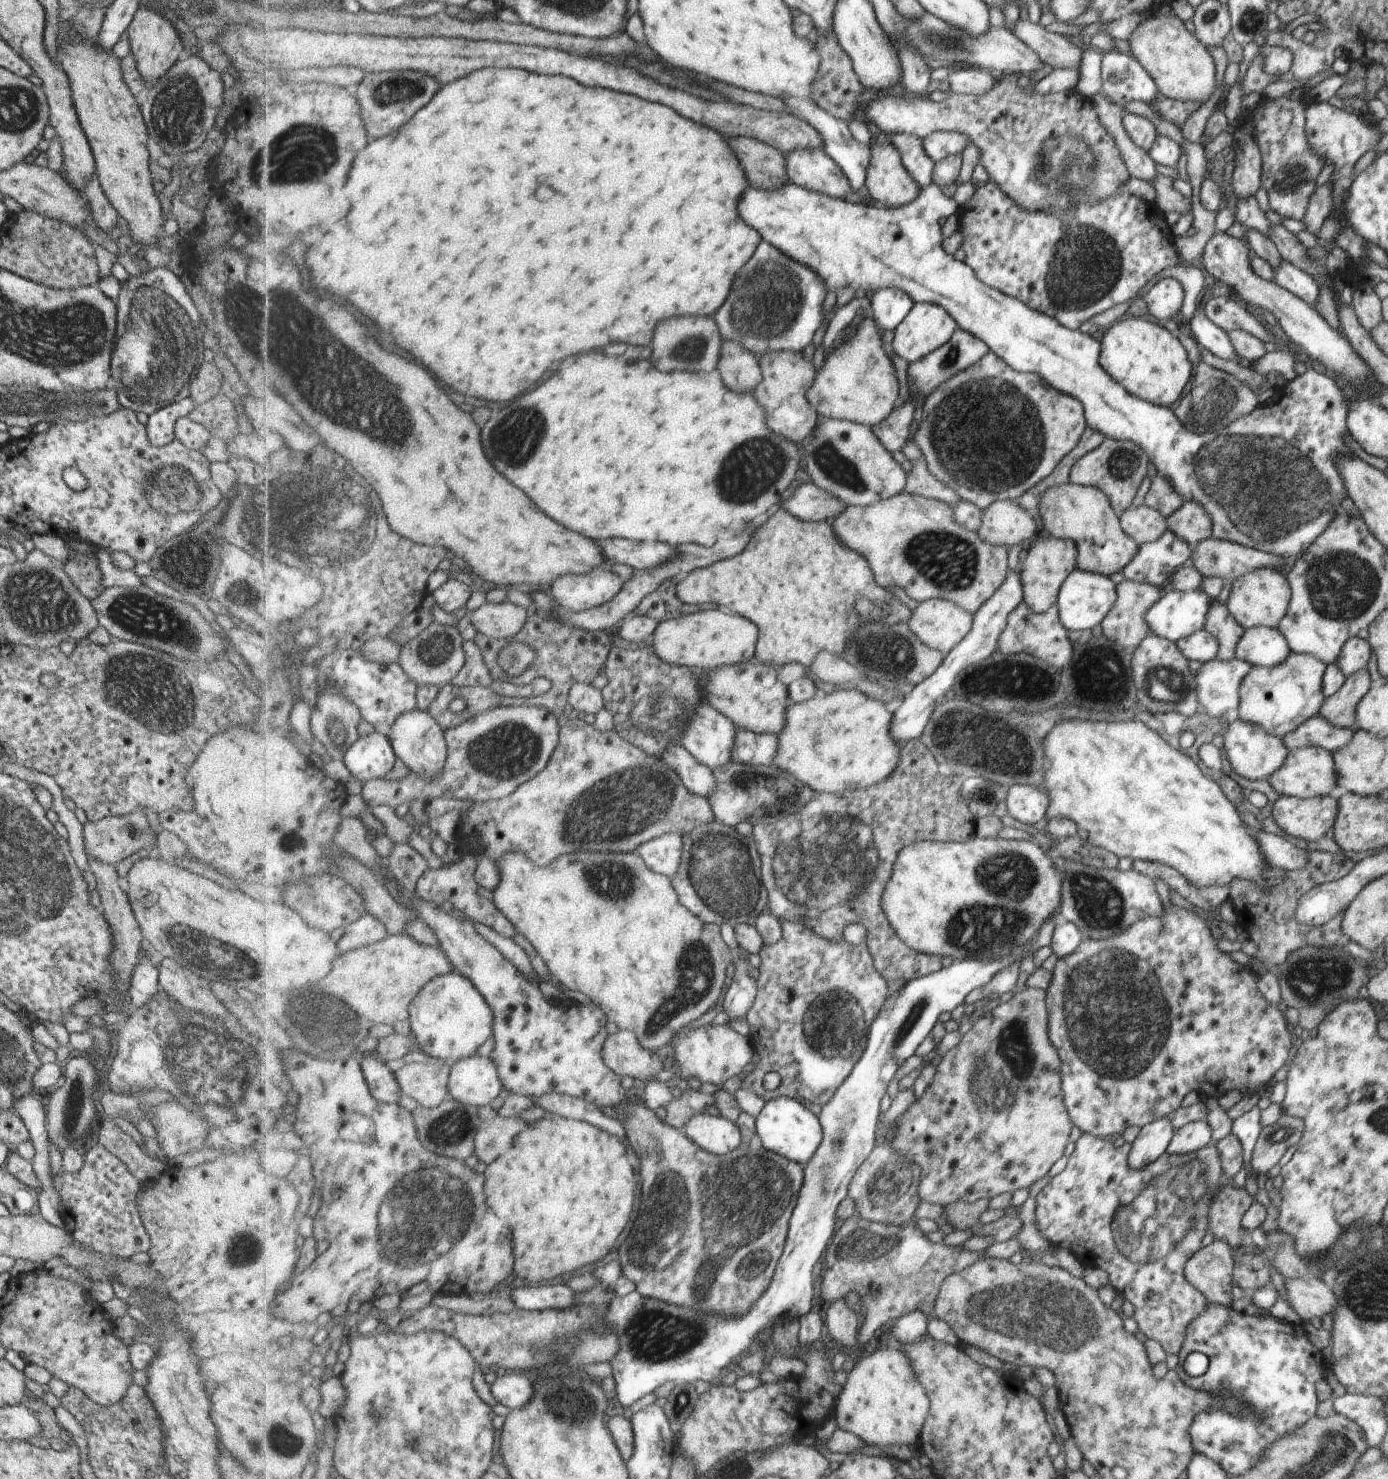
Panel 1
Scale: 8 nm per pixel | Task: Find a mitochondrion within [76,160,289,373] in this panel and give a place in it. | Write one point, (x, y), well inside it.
(148, 308)

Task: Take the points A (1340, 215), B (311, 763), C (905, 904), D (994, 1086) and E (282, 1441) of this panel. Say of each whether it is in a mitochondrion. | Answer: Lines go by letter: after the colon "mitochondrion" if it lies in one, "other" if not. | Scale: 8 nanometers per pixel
A: other
B: other
C: other
D: mitochondrion
E: mitochondrion

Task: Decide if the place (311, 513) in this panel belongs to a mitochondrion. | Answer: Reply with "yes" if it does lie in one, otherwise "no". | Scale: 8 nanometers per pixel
yes

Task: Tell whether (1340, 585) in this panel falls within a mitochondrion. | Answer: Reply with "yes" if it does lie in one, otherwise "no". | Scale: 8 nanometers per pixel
yes

